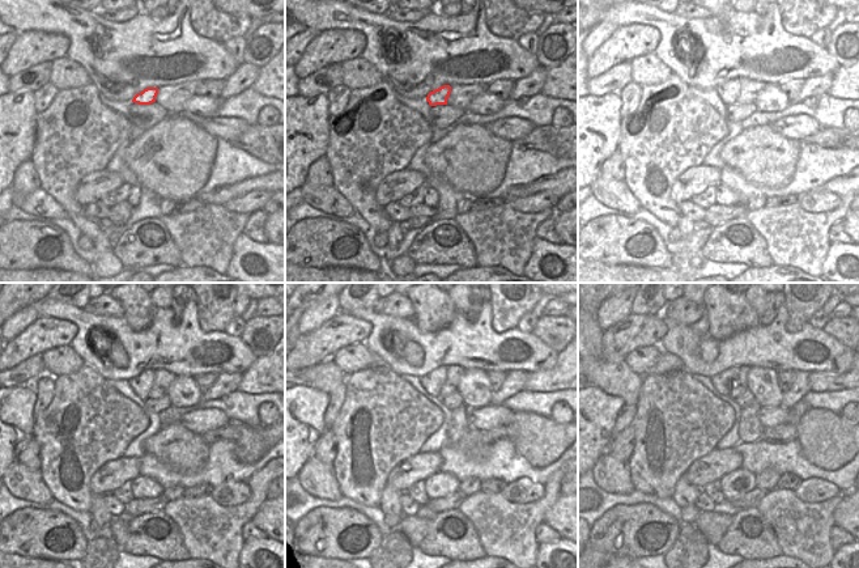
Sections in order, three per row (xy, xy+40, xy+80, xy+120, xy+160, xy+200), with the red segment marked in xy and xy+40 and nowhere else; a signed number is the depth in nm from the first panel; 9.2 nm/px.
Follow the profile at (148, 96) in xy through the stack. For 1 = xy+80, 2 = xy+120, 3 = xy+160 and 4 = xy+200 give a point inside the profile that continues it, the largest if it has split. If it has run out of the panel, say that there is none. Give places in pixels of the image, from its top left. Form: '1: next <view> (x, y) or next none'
1: next xy+80 (728, 92)
2: next xy+120 (141, 384)
3: next xy+160 (433, 381)
4: next xy+200 (722, 382)

